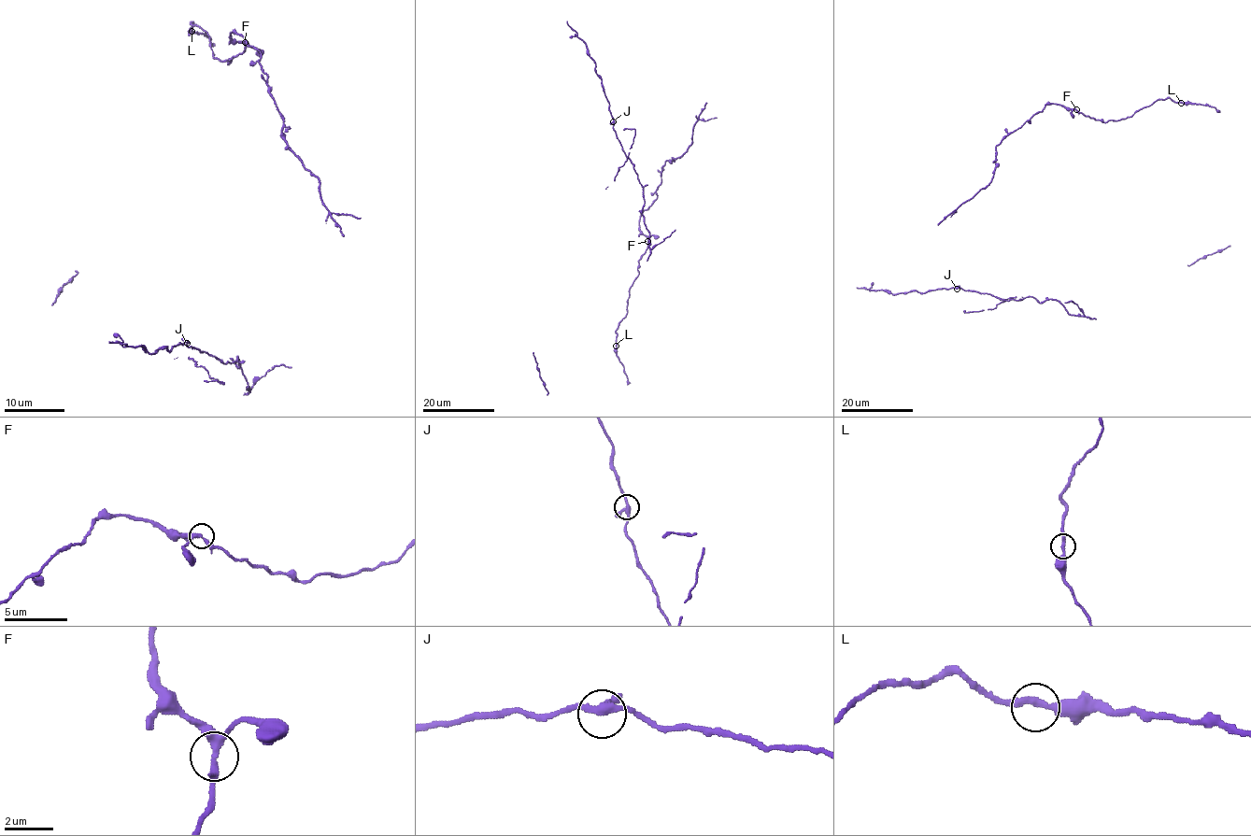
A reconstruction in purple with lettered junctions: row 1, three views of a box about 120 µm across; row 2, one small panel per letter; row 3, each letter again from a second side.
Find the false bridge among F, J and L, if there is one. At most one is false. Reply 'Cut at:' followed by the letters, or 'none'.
Cut at: none

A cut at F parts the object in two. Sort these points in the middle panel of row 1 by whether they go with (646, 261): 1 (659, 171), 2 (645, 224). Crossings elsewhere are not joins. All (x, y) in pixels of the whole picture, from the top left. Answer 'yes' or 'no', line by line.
1: no
2: yes

